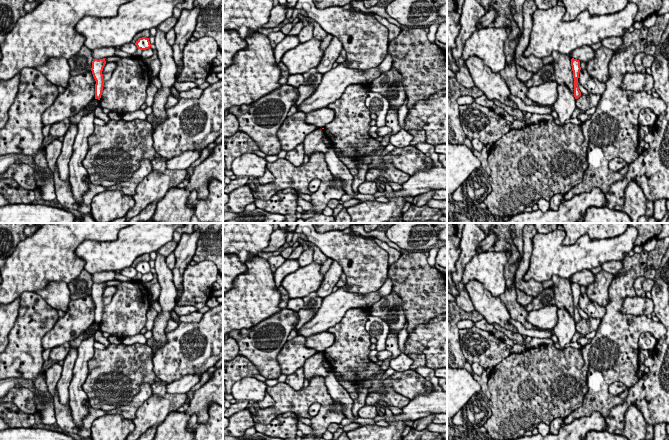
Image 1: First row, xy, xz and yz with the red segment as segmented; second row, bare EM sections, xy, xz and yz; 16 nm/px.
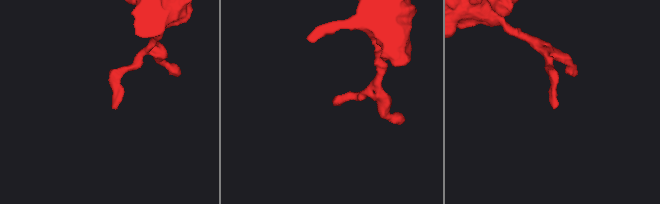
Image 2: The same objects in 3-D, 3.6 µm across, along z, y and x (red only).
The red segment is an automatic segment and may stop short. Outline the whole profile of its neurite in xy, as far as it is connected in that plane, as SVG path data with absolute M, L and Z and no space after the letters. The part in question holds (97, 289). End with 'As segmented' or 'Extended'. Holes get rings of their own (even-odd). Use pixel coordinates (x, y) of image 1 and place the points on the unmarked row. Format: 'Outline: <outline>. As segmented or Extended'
Outline: M106 282L99 283L99 284L93 283L93 285L92 285L91 295L92 295L93 301L96 305L96 308L95 308L95 323L98 323L98 324L100 324L100 322L101 322L103 310L104 310L104 306L105 306L103 304L103 298L102 298L103 292L106 288L105 283Z. As segmented

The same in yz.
Outline: M572 282L571 290L572 290L573 302L574 302L574 318L573 319L574 319L575 323L578 323L581 320L581 316L578 311L578 302L579 302L579 297L581 294L580 285Z. As segmented

